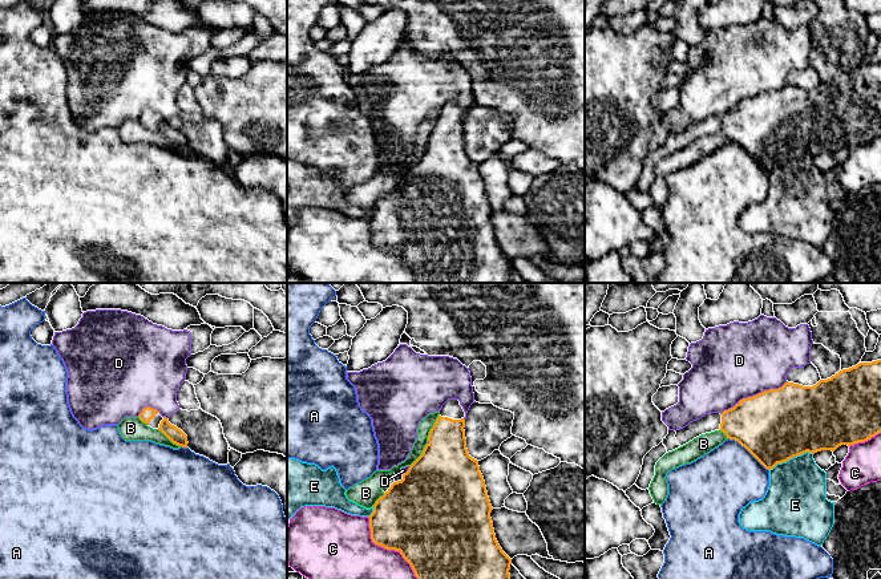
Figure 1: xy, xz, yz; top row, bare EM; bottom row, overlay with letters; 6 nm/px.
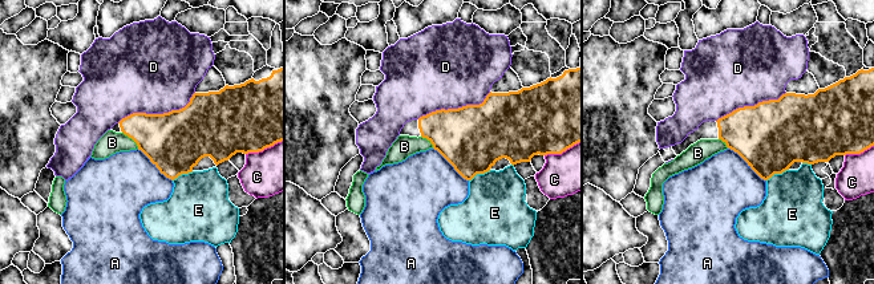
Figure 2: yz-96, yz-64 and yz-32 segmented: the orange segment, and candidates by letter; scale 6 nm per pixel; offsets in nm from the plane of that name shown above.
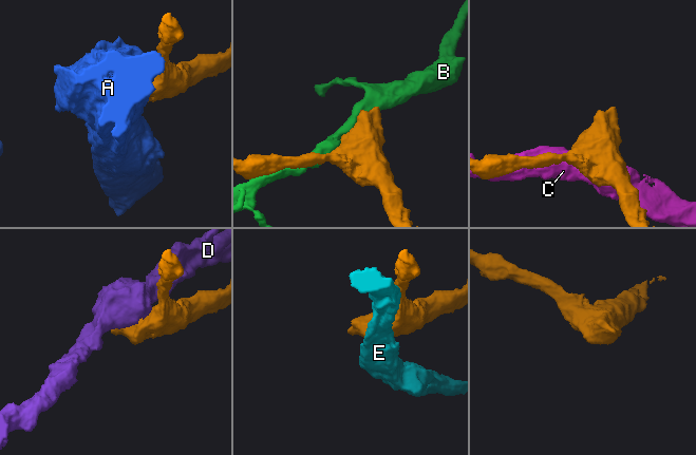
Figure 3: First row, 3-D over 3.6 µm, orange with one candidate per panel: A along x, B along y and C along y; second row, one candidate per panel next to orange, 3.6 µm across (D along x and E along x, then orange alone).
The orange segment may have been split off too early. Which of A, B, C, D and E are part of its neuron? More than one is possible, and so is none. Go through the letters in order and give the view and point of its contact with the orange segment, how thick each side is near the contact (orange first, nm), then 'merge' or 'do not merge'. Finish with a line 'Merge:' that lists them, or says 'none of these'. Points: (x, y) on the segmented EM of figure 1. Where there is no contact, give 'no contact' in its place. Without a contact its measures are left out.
A: yz (748, 450) | 440/400 nm | do not merge
B: xz (433, 426) | 320/80 nm | do not merge
C: xz (387, 549) | 460/340 nm | do not merge
D: yz (754, 396) | 440/460 nm | do not merge
E: yz (791, 457) | 440/360 nm | do not merge
Merge: none of these

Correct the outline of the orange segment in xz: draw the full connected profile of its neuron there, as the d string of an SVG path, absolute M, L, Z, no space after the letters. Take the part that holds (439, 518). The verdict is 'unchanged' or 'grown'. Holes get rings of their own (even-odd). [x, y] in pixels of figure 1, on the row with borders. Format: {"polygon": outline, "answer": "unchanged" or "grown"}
{"polygon": "M448 400L442 405L439 417L429 432L429 442L425 445L421 455L409 466L408 471L403 474L403 479L393 482L384 495L376 501L373 505L373 513L368 517L372 542L387 550L399 551L411 564L417 579L510 579L509 570L512 559L502 551L496 539L493 522L490 518L493 507L488 497L484 477L480 471L478 461L472 458L466 449L464 417L465 412L458 400Z", "answer": "grown"}

